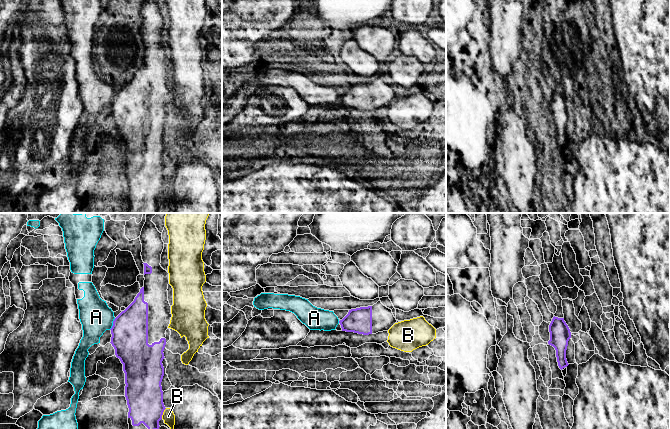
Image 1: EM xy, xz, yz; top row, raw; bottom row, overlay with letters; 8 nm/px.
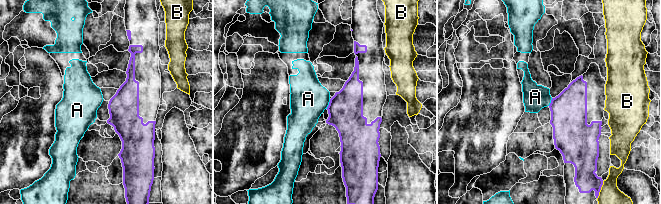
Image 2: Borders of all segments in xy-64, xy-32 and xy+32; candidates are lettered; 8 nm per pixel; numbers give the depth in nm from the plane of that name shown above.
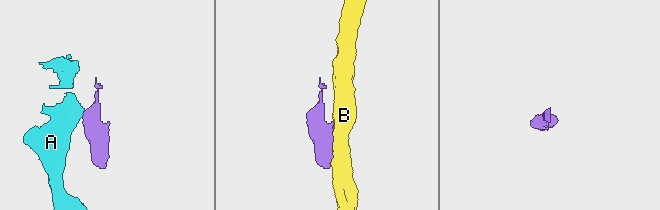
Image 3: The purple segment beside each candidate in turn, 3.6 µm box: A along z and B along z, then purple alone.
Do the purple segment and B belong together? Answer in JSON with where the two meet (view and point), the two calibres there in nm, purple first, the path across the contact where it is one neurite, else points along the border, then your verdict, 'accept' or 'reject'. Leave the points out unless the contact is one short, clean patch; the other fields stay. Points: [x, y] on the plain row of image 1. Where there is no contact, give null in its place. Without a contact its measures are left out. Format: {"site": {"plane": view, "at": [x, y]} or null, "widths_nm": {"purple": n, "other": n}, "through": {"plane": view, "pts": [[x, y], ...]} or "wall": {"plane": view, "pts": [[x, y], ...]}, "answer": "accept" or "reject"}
{"site": {"plane": "xy", "at": [162, 189]}, "widths_nm": {"purple": 300, "other": 100}, "wall": {"plane": "xy", "pts": [[166, 184], [161, 194]]}, "answer": "reject"}

